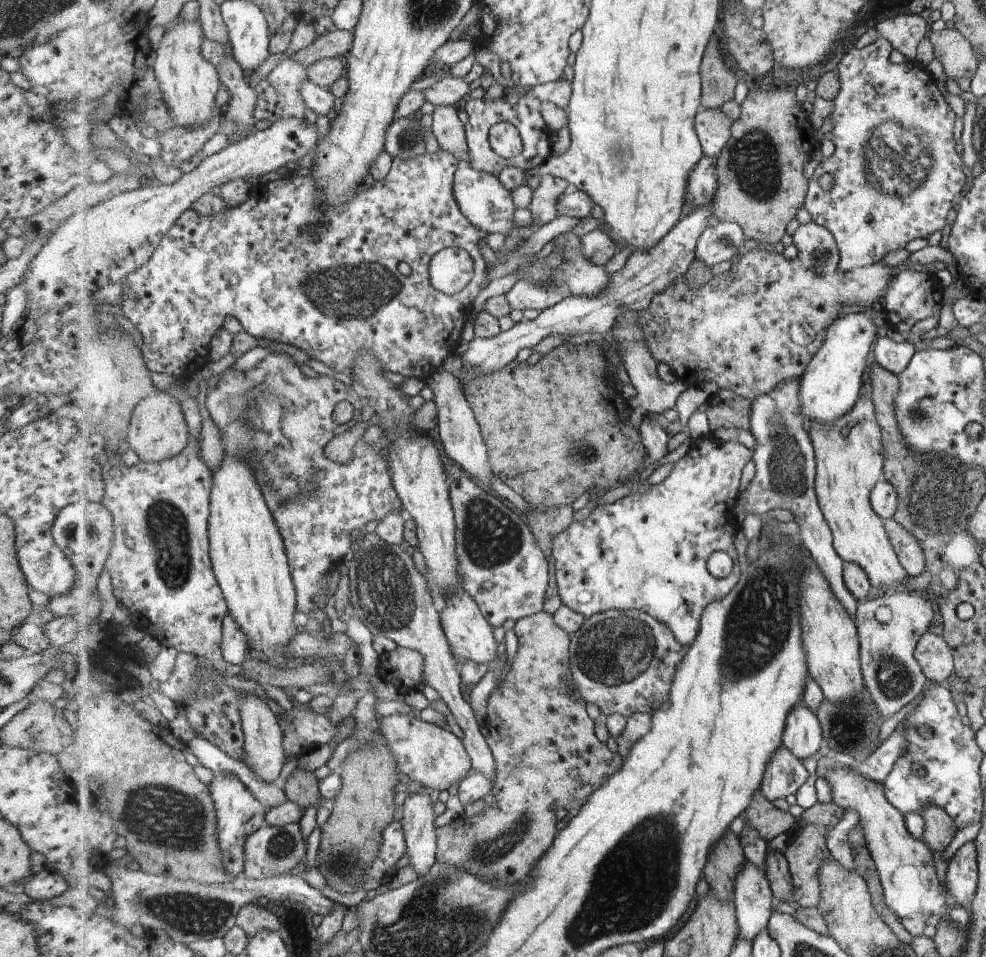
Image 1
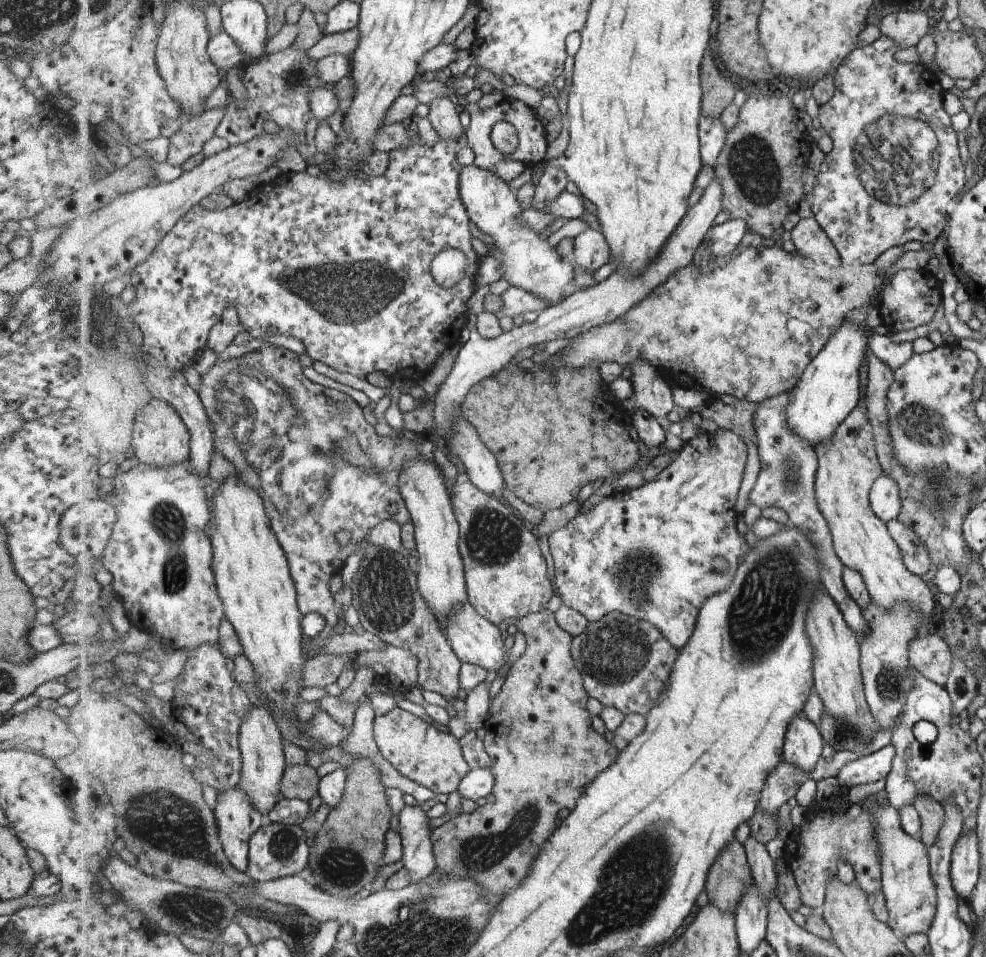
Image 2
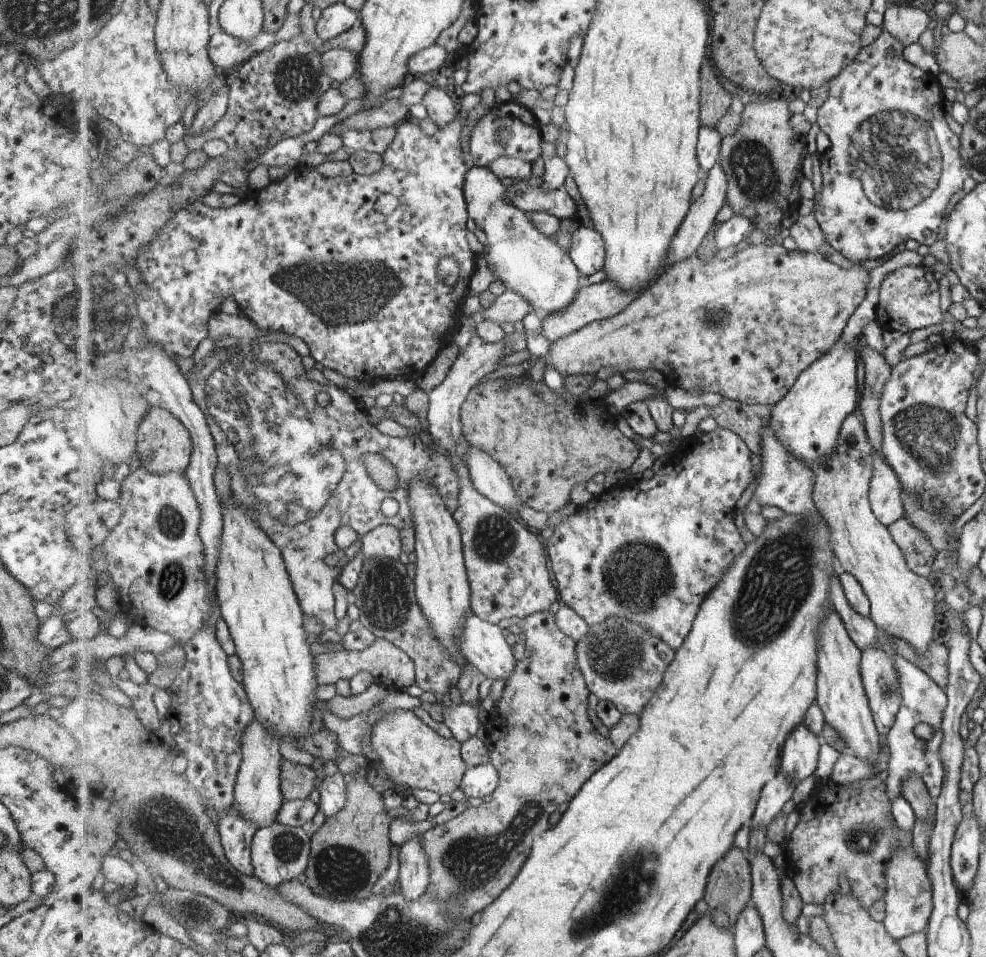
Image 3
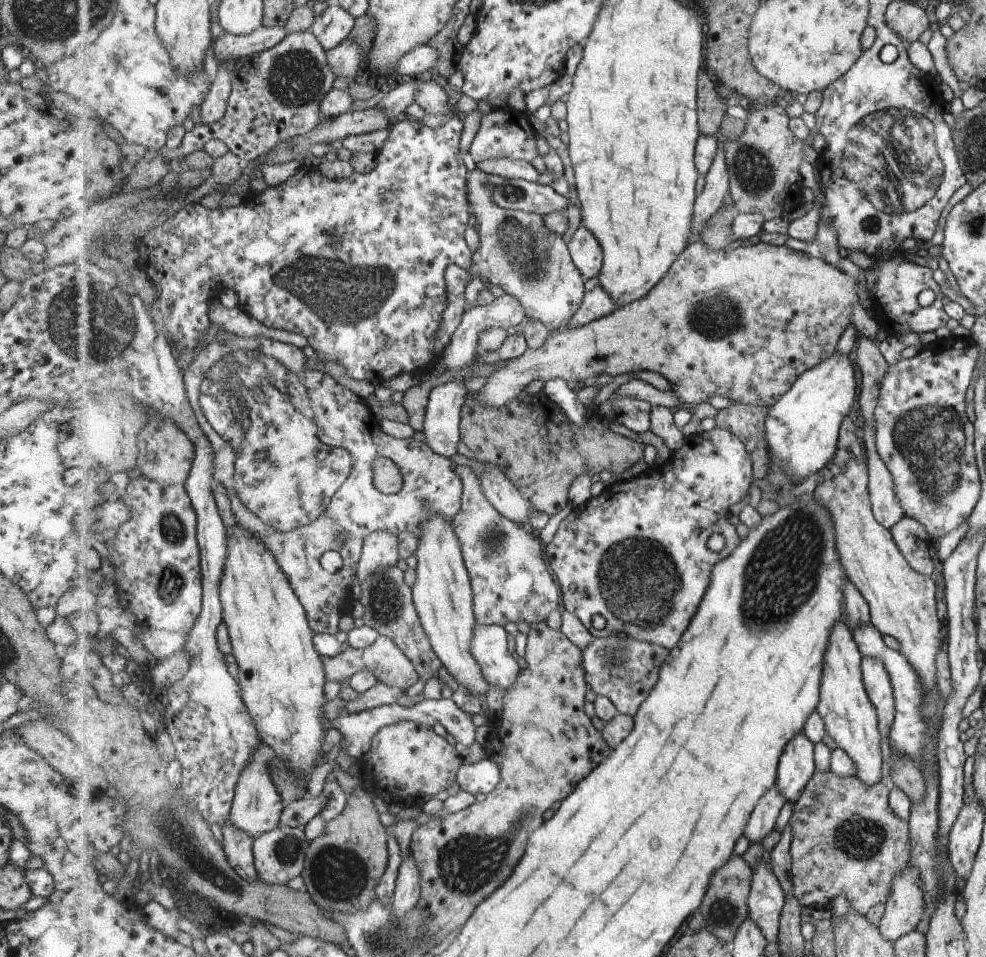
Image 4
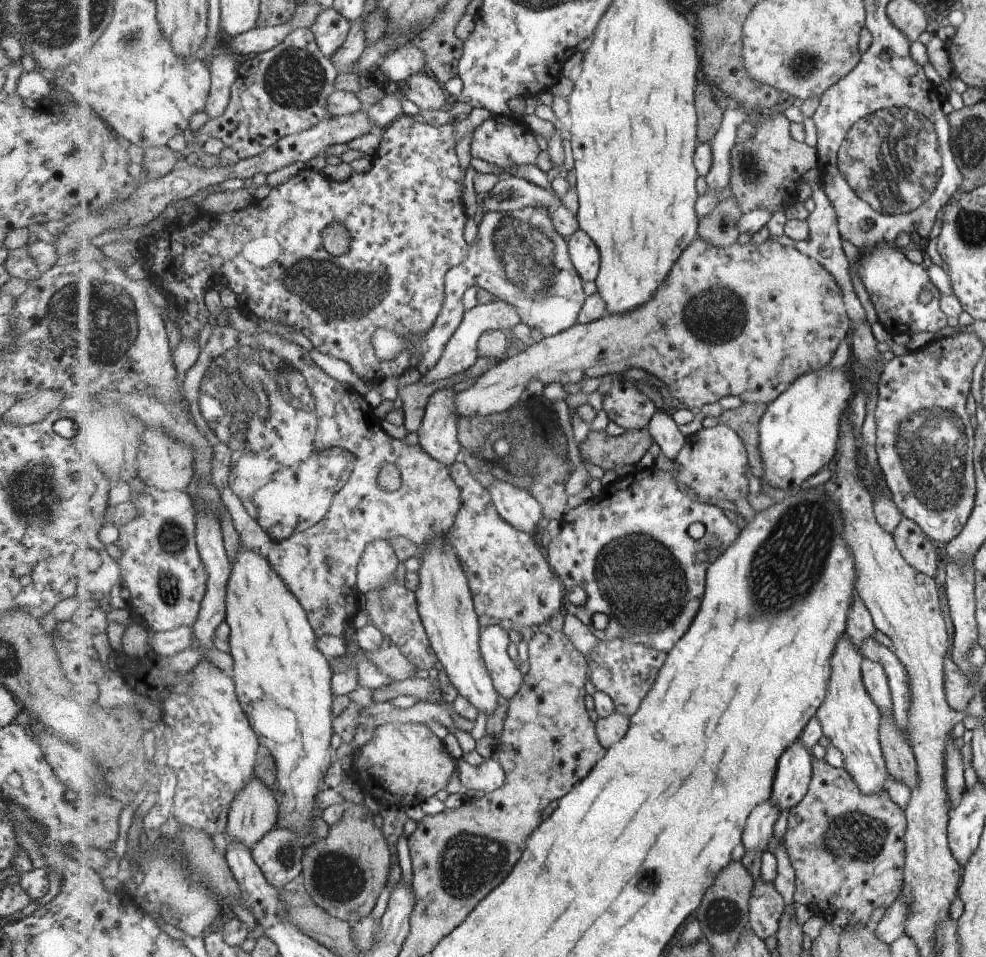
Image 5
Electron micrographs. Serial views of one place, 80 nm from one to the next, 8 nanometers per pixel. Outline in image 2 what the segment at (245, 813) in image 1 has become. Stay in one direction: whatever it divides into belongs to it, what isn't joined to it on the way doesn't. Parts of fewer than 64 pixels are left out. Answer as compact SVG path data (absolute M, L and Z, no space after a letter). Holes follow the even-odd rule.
M239 784L228 788L226 791L215 790L217 793L214 813L216 814L222 848L226 857L233 863L233 866L241 872L247 873L249 866L249 851L251 837L261 827L267 824L267 818L252 801L252 798L242 790Z

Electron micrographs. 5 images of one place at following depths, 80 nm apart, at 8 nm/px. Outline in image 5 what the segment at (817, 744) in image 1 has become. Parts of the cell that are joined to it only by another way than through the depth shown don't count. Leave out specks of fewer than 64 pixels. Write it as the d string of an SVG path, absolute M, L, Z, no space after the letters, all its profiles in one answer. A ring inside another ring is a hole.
M801 740L789 747L778 764L778 774L771 797L788 812L808 793L814 775L814 757L810 748Z

